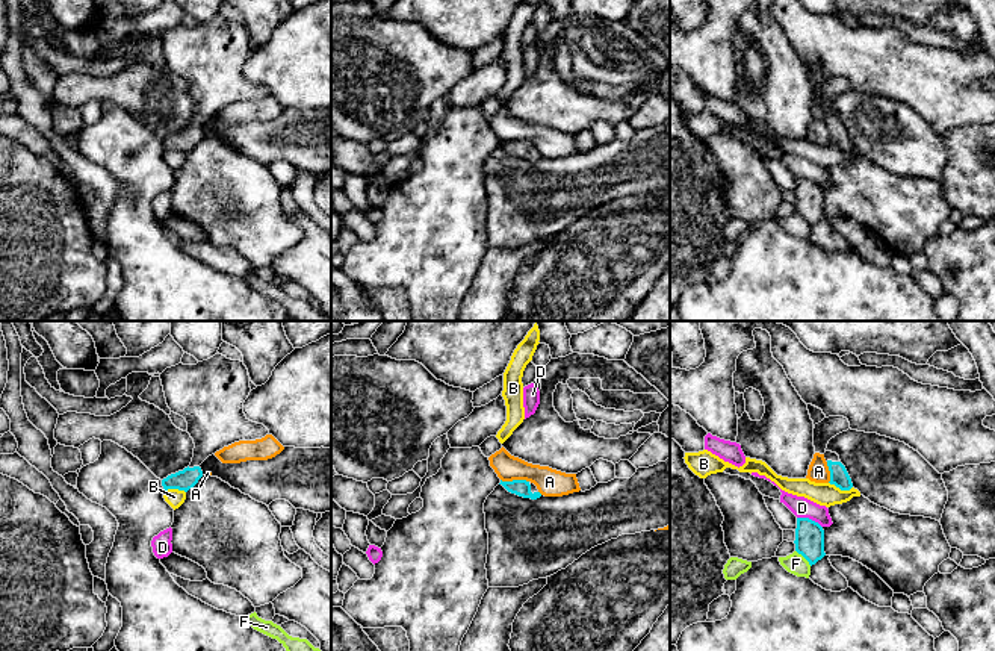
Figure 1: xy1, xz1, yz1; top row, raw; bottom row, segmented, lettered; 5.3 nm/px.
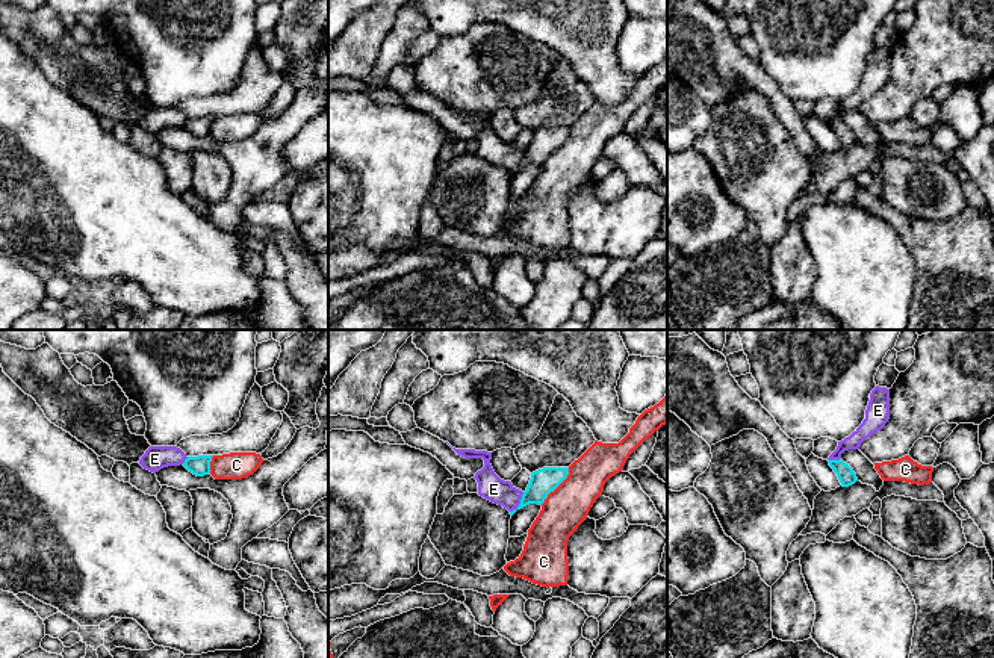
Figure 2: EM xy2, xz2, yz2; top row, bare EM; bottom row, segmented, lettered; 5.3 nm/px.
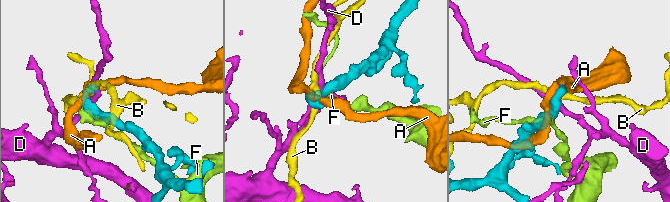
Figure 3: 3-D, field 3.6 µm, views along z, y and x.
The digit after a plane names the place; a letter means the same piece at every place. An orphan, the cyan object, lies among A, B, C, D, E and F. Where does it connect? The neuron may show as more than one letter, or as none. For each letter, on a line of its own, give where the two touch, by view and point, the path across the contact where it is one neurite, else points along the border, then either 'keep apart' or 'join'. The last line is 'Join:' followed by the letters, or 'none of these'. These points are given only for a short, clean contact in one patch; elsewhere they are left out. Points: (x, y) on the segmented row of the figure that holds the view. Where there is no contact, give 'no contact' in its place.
A: contact xz1 (514, 480); border xz1 (501, 479), (528, 482); keep apart
B: contact yz1 (841, 489); border yz1 (829, 482), (841, 489), (852, 488); keep apart
C: contact xz2 (557, 486); keep apart
D: contact yz1 (809, 520); border yz1 (797, 517), (814, 520), (821, 527); keep apart
E: contact xz2 (521, 502); border xz2 (524, 492), (519, 504), (510, 512); keep apart
F: contact yz1 (803, 556); border yz1 (796, 550), (811, 565); keep apart
Join: none of these

